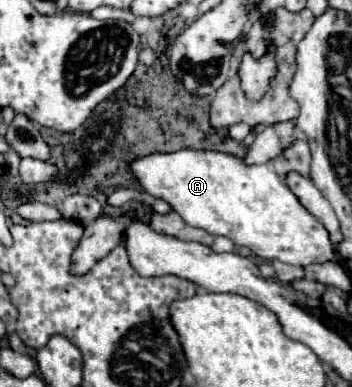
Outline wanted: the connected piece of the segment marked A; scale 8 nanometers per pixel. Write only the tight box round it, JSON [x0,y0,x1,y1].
[132,150,336,268]

